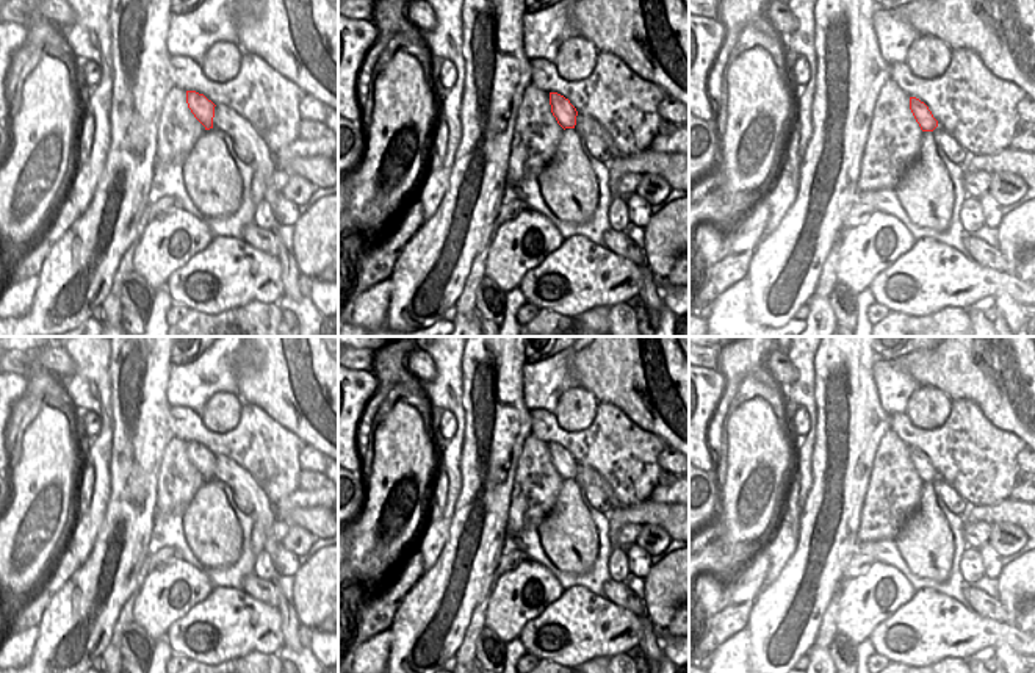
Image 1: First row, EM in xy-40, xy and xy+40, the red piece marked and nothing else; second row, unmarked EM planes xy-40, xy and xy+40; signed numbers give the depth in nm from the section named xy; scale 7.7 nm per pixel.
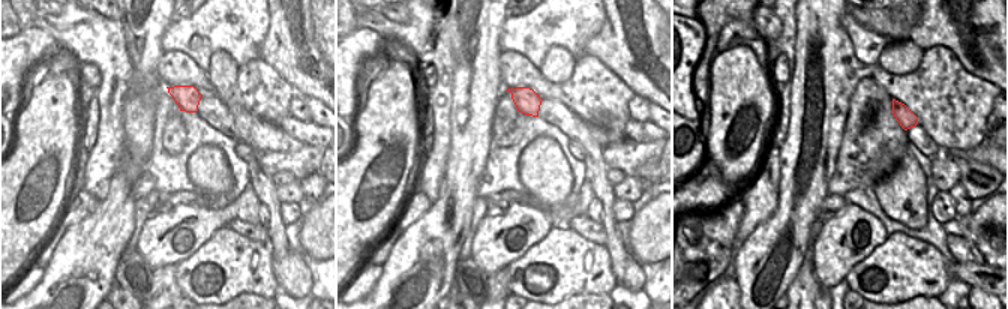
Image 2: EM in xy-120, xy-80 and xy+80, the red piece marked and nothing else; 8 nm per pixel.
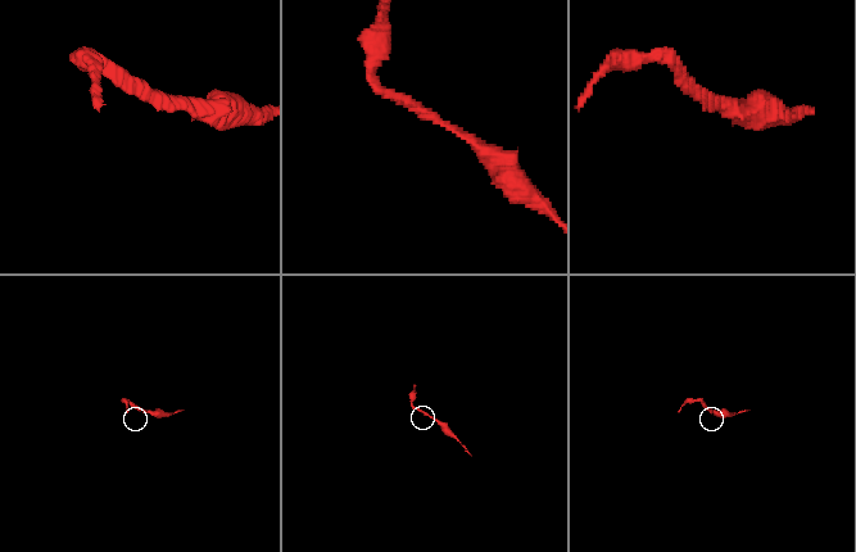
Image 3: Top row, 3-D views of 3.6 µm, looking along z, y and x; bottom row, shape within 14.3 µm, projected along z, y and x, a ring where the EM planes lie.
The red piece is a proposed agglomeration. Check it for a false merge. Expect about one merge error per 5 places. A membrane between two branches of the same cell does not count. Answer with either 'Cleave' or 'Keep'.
Keep

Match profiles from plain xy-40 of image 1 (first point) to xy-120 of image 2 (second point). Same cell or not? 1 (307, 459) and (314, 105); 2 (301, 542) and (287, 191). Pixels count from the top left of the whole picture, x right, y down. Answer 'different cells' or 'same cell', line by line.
1: different cells
2: same cell

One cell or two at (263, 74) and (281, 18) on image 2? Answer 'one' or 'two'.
two

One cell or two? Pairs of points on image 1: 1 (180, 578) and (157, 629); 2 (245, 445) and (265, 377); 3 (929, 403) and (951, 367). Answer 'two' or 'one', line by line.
1: one
2: two
3: two

